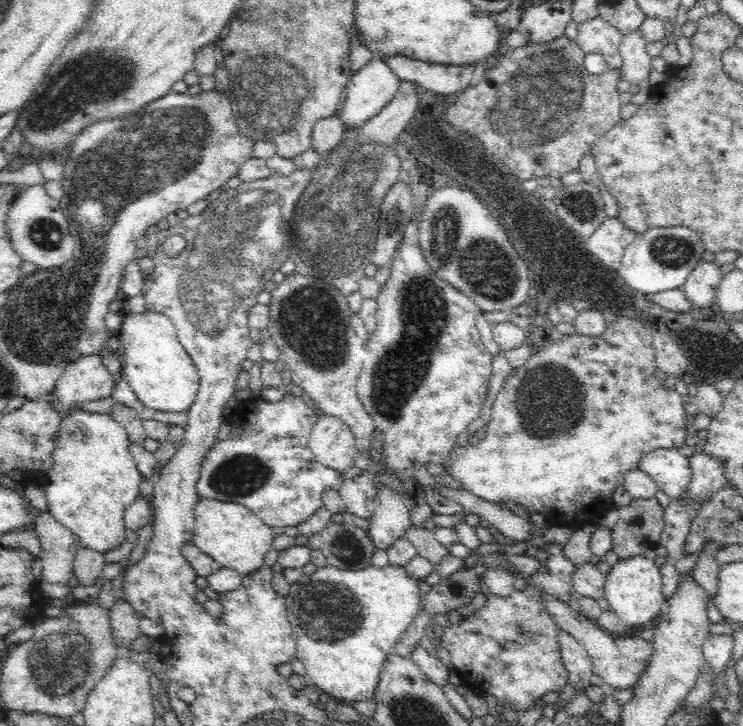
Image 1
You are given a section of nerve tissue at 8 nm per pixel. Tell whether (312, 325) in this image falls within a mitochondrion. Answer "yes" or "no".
yes

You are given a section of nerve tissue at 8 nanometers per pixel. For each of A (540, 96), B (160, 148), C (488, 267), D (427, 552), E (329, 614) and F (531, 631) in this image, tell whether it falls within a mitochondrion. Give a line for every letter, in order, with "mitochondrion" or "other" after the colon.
A: mitochondrion
B: mitochondrion
C: mitochondrion
D: other
E: mitochondrion
F: mitochondrion

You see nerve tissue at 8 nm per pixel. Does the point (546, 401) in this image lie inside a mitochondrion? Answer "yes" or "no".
yes

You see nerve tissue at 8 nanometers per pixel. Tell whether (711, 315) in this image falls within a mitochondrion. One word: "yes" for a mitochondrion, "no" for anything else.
no

